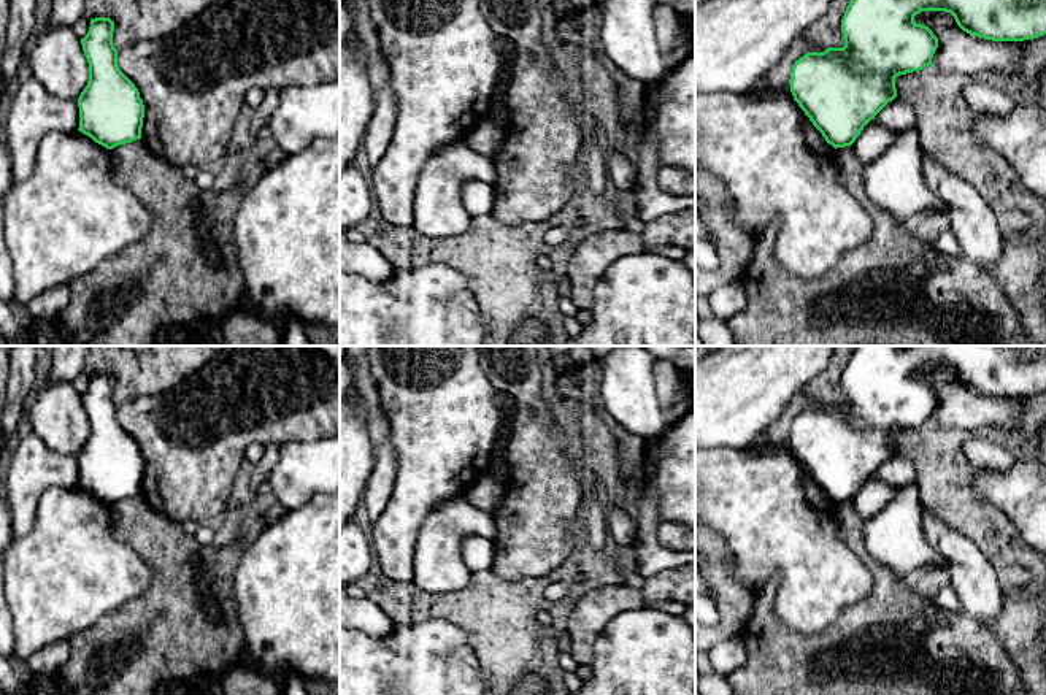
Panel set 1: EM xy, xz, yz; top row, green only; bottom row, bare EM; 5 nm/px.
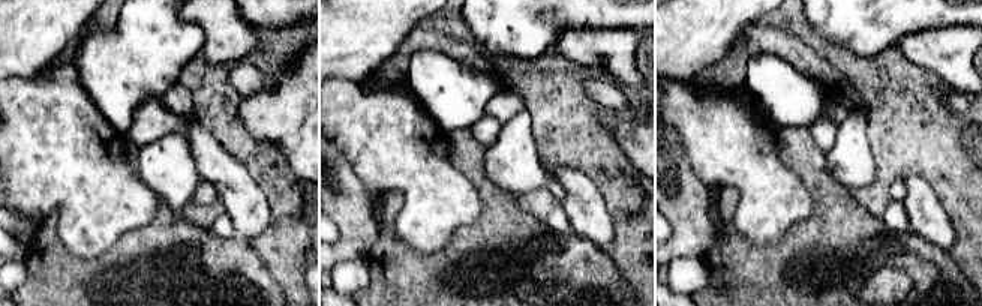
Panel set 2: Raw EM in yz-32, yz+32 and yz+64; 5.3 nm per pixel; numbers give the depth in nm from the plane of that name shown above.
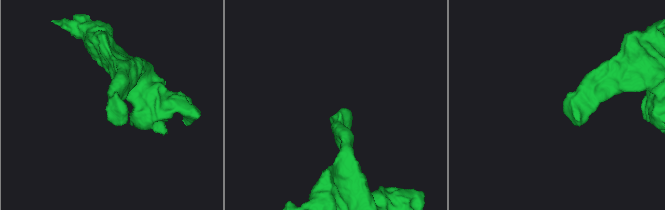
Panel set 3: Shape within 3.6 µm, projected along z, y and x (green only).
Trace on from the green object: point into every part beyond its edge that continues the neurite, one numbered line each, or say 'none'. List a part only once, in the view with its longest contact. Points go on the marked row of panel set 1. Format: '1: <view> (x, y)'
none

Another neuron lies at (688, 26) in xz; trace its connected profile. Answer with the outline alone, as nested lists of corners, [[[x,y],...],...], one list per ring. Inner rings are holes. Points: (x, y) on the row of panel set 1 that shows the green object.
[[[681,16],[681,36],[687,48],[695,49],[695,19]]]

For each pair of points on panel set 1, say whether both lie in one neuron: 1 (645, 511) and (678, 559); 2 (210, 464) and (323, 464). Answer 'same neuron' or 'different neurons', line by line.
1: same neuron
2: different neurons

